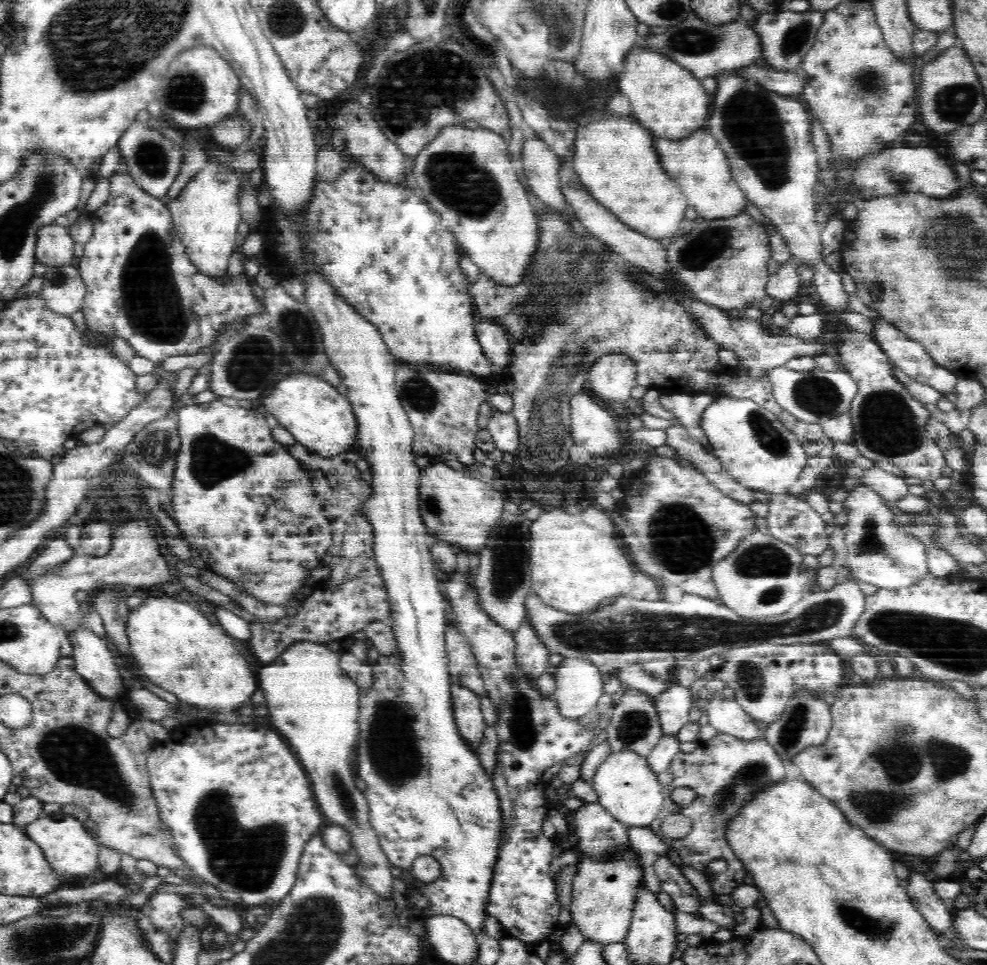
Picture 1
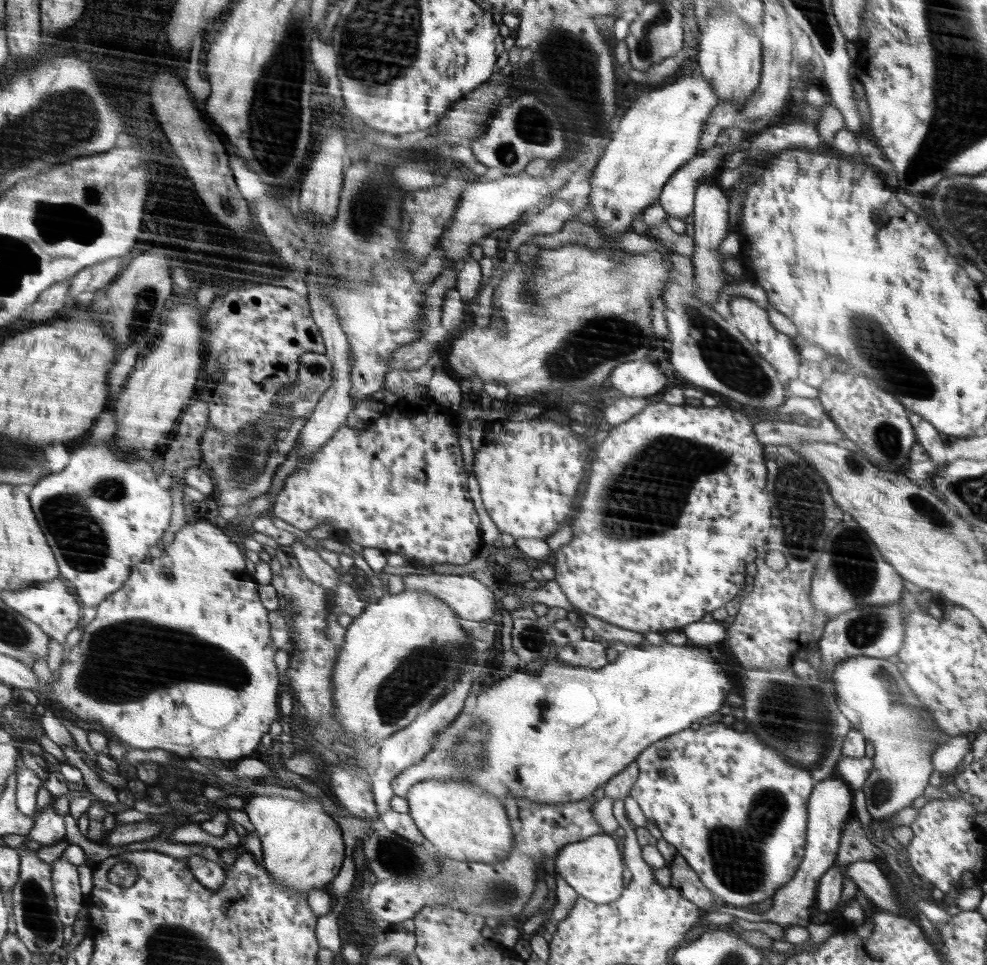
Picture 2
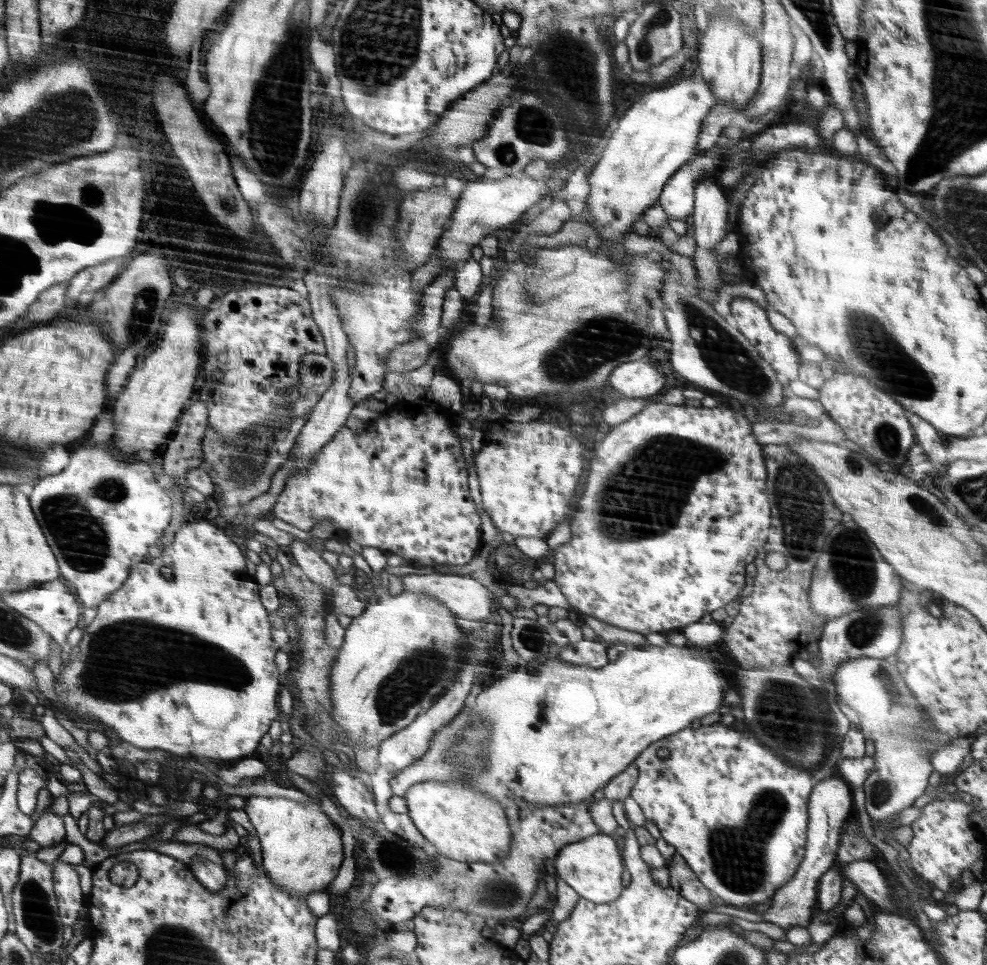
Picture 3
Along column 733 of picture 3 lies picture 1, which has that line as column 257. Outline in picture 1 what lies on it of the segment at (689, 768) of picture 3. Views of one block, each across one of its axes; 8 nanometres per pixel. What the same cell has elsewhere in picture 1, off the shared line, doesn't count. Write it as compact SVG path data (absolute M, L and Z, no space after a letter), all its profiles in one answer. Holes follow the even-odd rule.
M182 723L174 727L169 733L170 735L166 740L154 745L148 755L147 767L148 773L150 773L152 793L159 804L160 819L170 827L176 848L179 848L179 854L183 856L184 863L190 867L189 873L197 874L204 879L204 882L209 882L220 890L240 894L242 902L247 905L266 906L269 900L281 901L296 882L296 872L305 844L312 835L320 830L320 824L323 822L323 812L318 810L318 803L314 800L314 792L310 788L306 770L302 768L296 752L284 742L284 738L278 732L274 732L270 728L250 728L246 724Z

